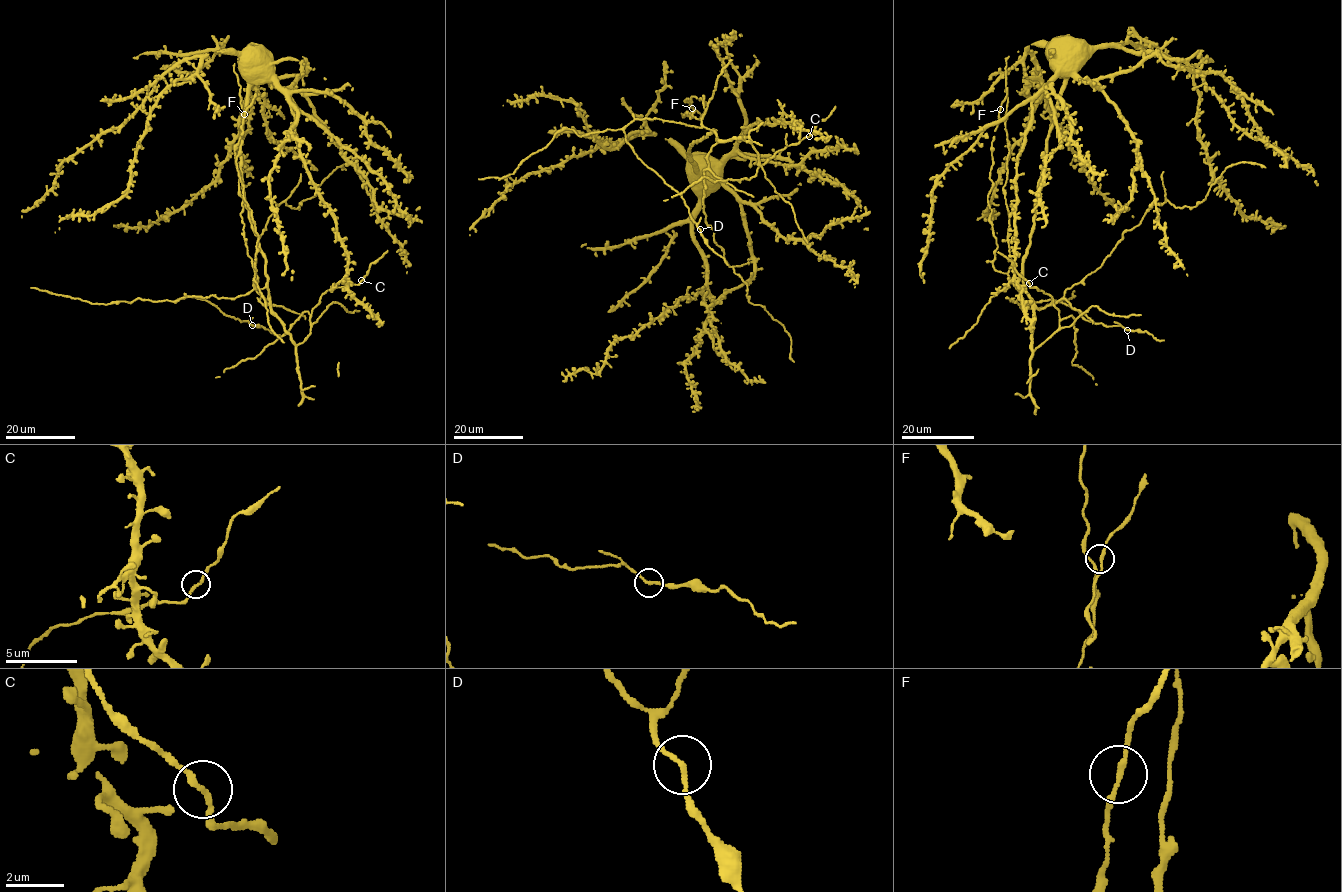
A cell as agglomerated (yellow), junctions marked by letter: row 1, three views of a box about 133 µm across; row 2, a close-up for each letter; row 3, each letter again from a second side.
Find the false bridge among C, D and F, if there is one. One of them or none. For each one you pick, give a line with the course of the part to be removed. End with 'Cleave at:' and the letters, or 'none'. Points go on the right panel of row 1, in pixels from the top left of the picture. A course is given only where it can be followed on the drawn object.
Cleave at: none

